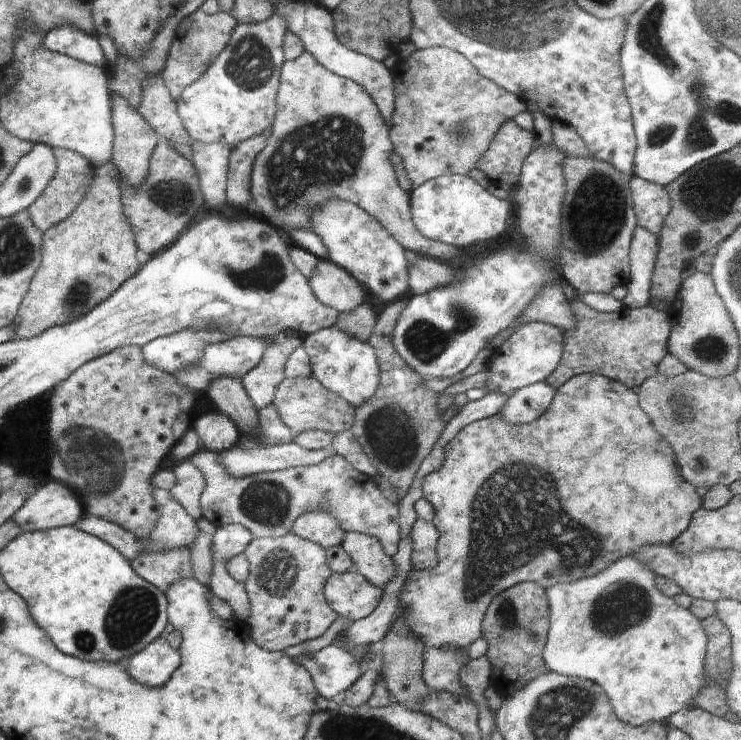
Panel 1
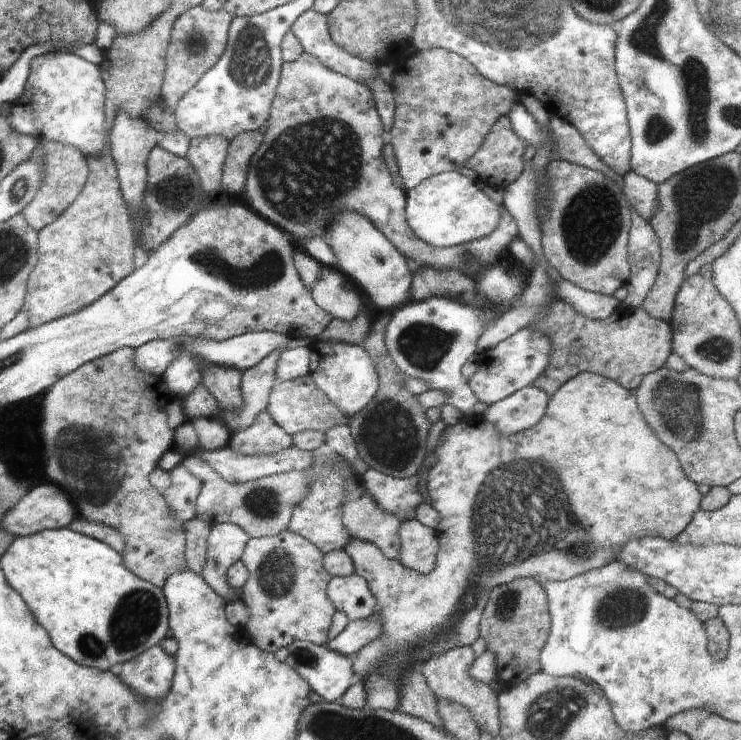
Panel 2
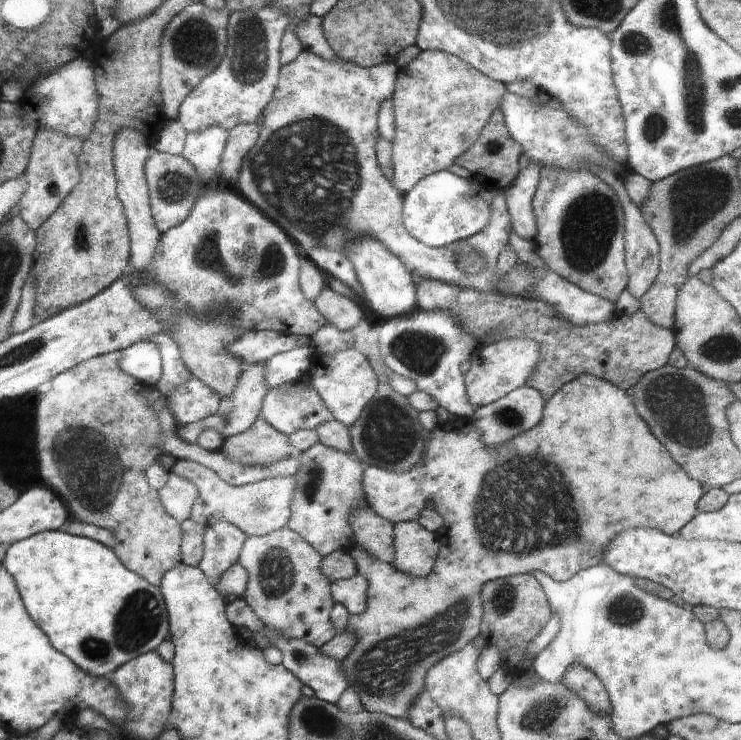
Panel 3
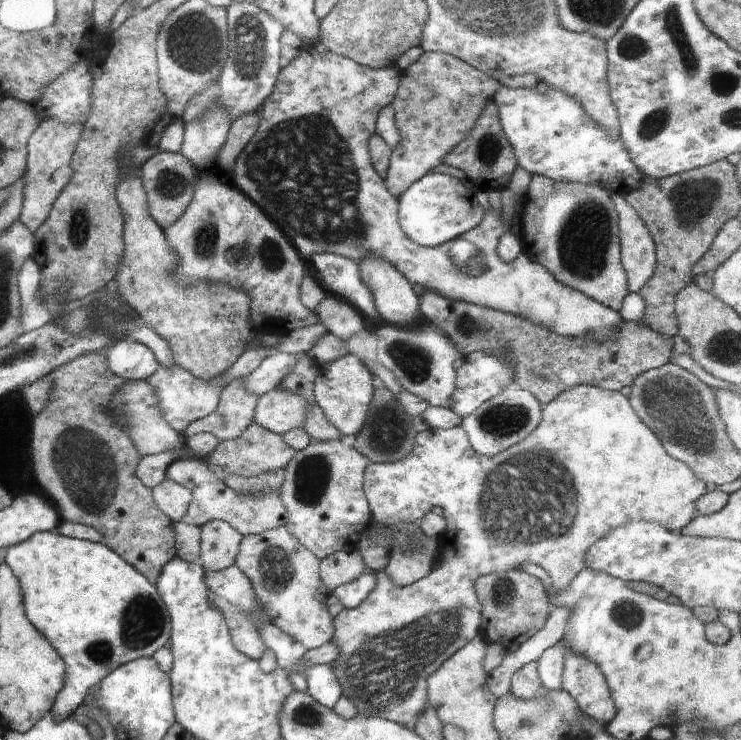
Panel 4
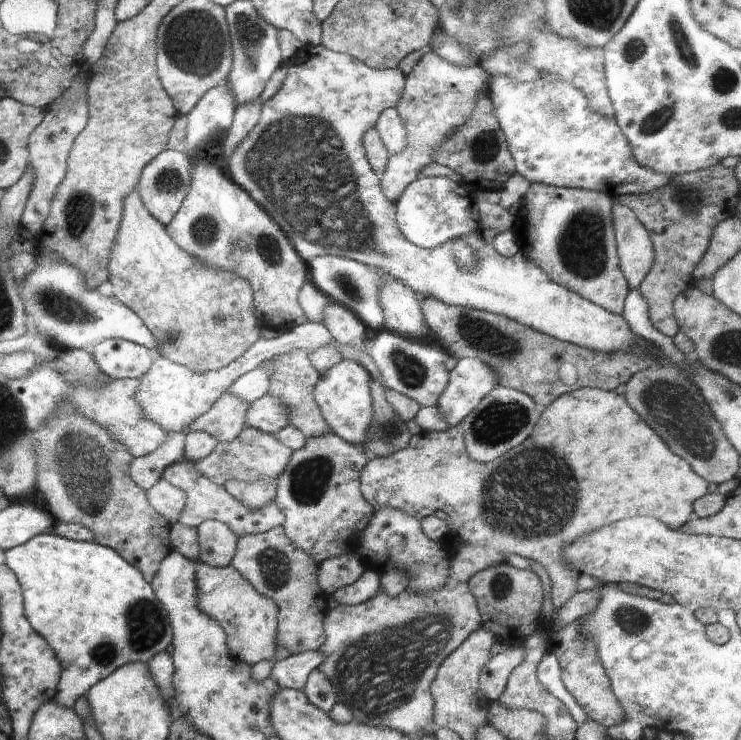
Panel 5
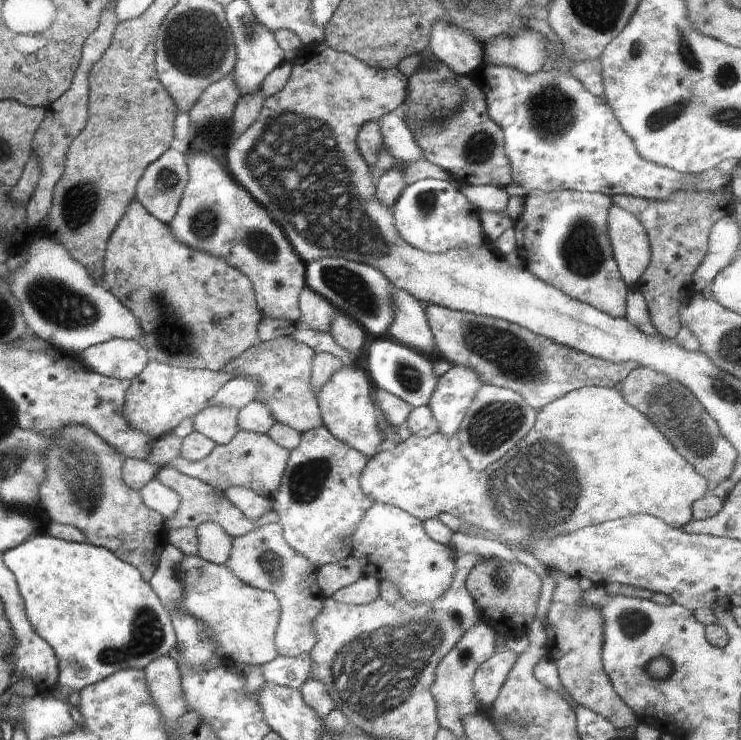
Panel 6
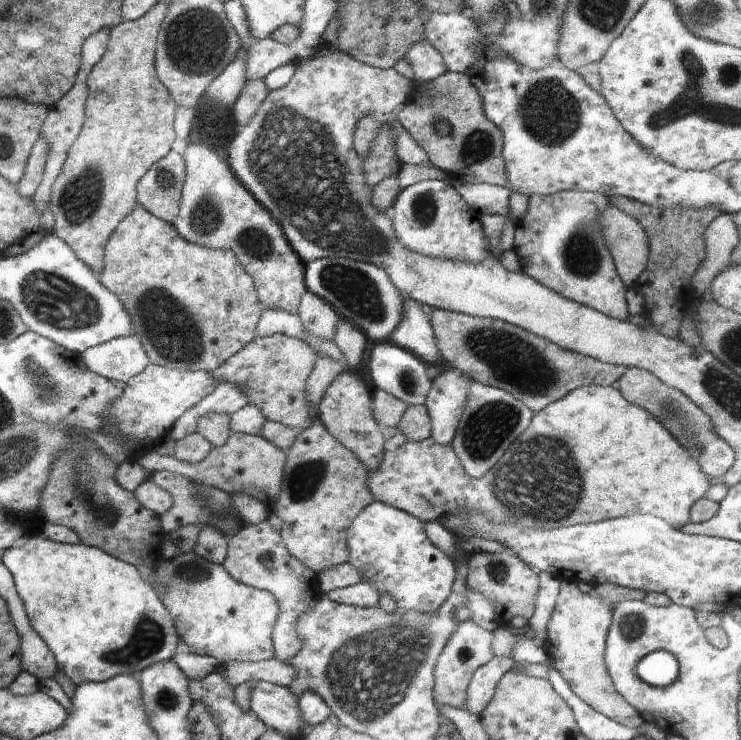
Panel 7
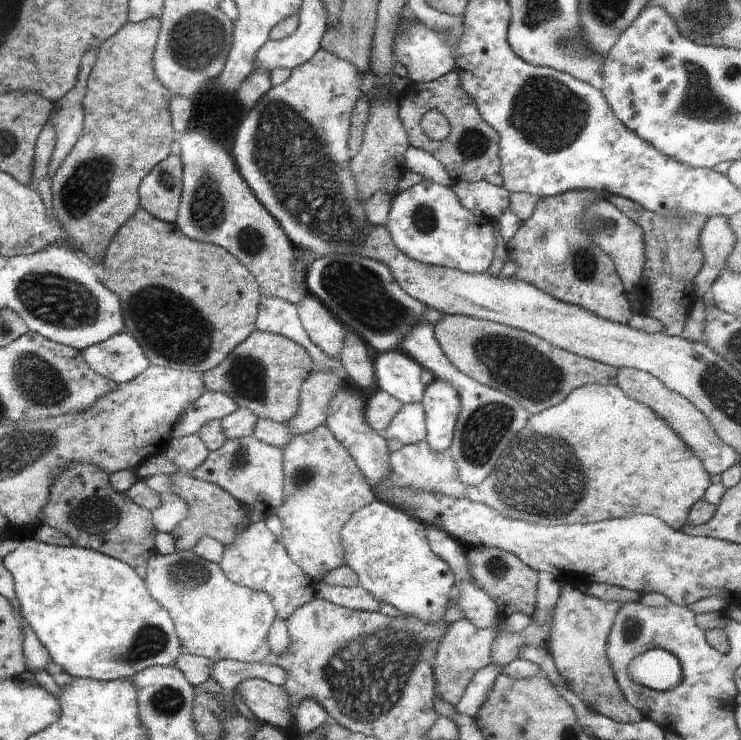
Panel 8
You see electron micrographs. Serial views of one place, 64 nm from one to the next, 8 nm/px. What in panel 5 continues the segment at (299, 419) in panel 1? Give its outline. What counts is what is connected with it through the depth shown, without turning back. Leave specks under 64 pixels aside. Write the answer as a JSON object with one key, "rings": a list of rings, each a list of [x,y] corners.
{"rings":[[[266,394],[253,400],[247,411],[245,426],[270,434],[290,425],[287,408],[279,398]]]}

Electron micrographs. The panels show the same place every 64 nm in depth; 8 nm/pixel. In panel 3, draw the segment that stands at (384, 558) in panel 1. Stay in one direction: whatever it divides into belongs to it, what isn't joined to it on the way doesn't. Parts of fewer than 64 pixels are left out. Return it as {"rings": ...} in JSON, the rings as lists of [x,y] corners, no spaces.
{"rings":[[[586,373],[578,375],[574,380],[560,387],[547,400],[542,420],[533,429],[524,431],[504,445],[485,445],[481,441],[479,430],[475,429],[470,417],[455,416],[449,422],[438,423],[430,432],[423,433],[423,454],[421,460],[411,471],[400,472],[378,468],[374,465],[365,466],[363,470],[363,492],[368,506],[374,509],[374,512],[382,518],[392,521],[394,524],[400,521],[416,521],[419,512],[430,505],[431,502],[434,502],[435,511],[440,514],[443,520],[439,533],[441,547],[437,552],[433,570],[426,576],[413,577],[411,574],[400,572],[394,565],[381,561],[357,545],[349,552],[355,560],[357,573],[368,581],[369,587],[365,612],[361,615],[350,615],[348,618],[349,623],[346,629],[354,629],[359,636],[359,641],[347,658],[342,660],[345,675],[349,680],[349,687],[354,687],[357,690],[364,709],[391,717],[404,718],[406,718],[406,711],[412,704],[414,697],[426,687],[425,676],[427,670],[445,656],[464,648],[468,643],[472,643],[480,634],[483,615],[481,592],[488,581],[506,578],[512,576],[512,574],[530,575],[536,570],[543,572],[555,581],[567,581],[578,571],[602,564],[604,550],[608,548],[608,544],[622,530],[628,530],[628,528],[656,528],[656,530],[660,530],[668,536],[678,534],[679,530],[697,515],[697,502],[704,494],[702,485],[699,482],[694,482],[692,478],[688,478],[688,474],[682,470],[682,466],[678,466],[672,460],[672,456],[668,454],[668,450],[652,436],[646,422],[638,416],[630,395],[611,382]]]}

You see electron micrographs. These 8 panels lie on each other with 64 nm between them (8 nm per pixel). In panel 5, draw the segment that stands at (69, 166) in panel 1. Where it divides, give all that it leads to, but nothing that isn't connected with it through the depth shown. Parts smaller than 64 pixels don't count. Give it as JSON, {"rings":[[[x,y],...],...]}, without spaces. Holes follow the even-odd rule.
{"rings":[[[84,76],[81,82],[74,84],[58,102],[54,102],[45,110],[42,122],[30,133],[27,149],[29,152],[29,166],[33,171],[33,183],[28,195],[19,224],[33,237],[41,234],[42,227],[49,210],[54,193],[58,185],[64,180],[67,171],[67,158],[73,147],[74,139],[84,130],[88,122],[89,107],[87,104],[87,86],[84,84]],[[74,97],[75,102],[70,103],[69,98]]]}

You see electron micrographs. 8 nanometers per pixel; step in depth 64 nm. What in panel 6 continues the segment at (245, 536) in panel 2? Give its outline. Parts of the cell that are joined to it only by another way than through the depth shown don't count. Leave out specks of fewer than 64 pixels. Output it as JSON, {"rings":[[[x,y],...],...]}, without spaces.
{"rings":[[[206,521],[197,527],[197,555],[208,562],[226,565],[232,552],[231,537],[217,522]]]}

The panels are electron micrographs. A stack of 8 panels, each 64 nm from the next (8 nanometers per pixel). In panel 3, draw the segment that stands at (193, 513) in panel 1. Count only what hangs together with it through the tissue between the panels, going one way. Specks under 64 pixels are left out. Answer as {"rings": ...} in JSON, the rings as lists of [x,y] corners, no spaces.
{"rings":[[[170,472],[166,486],[158,492],[166,512],[172,518],[179,523],[189,518],[194,501],[198,498],[197,488],[192,481]]]}

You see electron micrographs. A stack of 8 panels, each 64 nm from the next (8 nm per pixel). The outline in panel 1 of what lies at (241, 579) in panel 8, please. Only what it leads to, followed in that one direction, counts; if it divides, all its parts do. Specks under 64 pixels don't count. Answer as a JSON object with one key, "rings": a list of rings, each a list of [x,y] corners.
{"rings":[[[290,532],[281,537],[253,538],[244,549],[244,554],[250,567],[245,591],[251,604],[251,613],[247,620],[243,621],[243,625],[258,646],[267,651],[284,651],[288,646],[322,636],[338,618],[337,612],[330,608],[323,593],[326,580],[332,574],[323,546]]]}

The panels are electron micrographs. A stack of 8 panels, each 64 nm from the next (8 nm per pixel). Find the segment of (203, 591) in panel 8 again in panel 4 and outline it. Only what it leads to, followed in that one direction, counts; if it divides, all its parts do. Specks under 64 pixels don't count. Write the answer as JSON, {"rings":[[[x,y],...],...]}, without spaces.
{"rings":[[[236,564],[221,571],[205,571],[205,575],[209,588],[209,599],[222,611],[234,648],[238,652],[243,652],[247,657],[259,660],[264,650],[268,648],[255,629],[251,616],[256,615],[265,621],[266,618],[263,616],[263,609],[257,606],[248,575],[244,574]]]}

